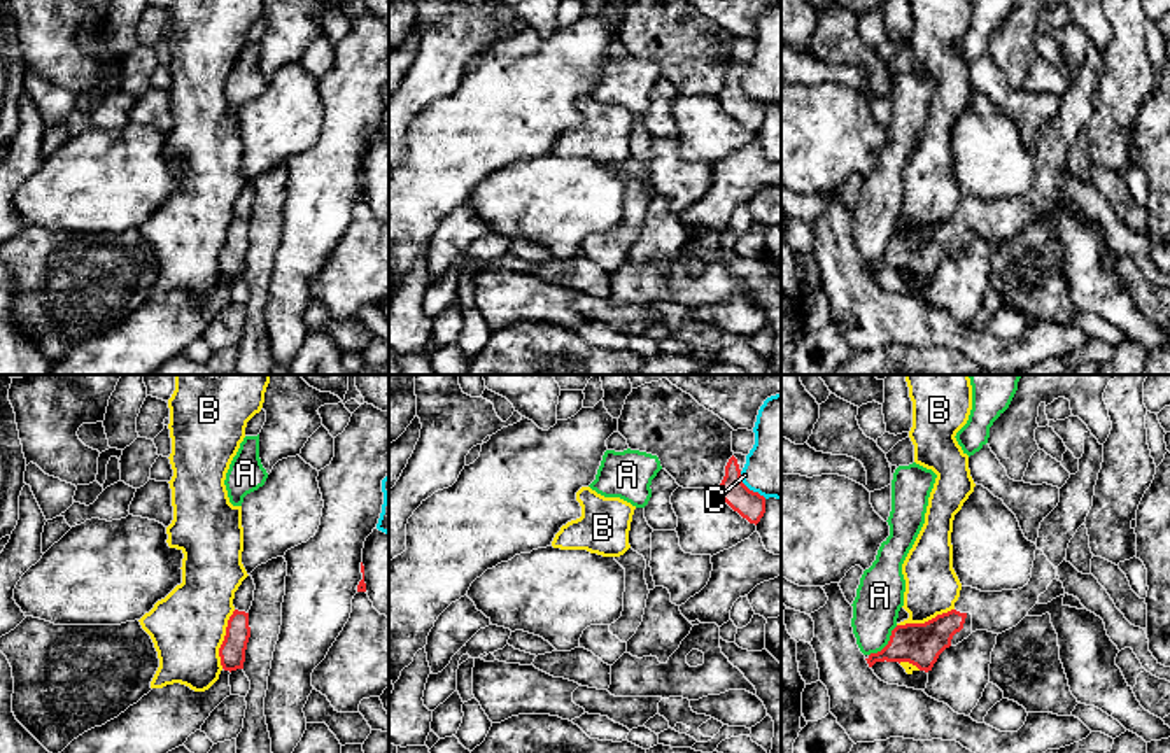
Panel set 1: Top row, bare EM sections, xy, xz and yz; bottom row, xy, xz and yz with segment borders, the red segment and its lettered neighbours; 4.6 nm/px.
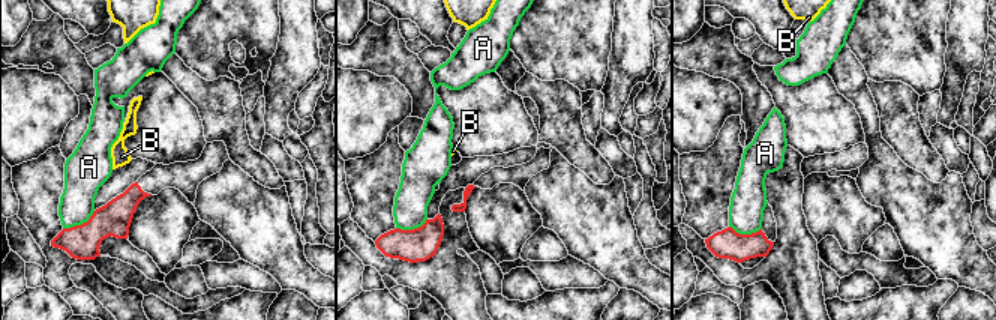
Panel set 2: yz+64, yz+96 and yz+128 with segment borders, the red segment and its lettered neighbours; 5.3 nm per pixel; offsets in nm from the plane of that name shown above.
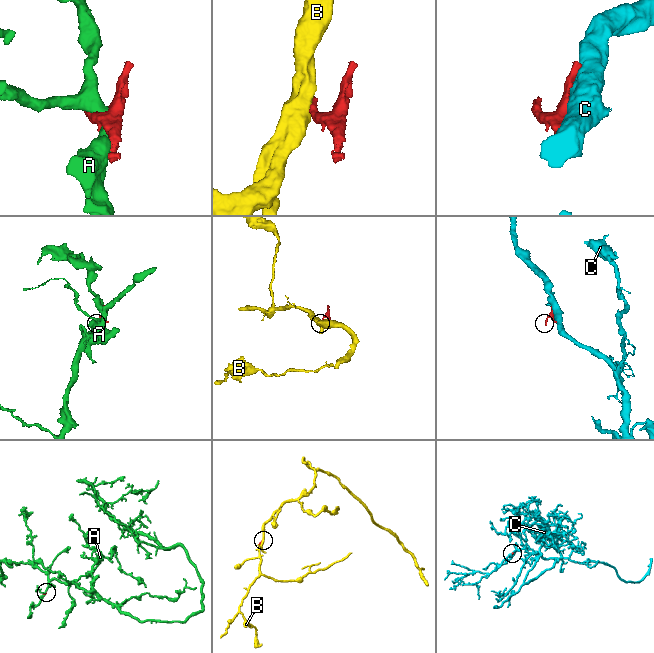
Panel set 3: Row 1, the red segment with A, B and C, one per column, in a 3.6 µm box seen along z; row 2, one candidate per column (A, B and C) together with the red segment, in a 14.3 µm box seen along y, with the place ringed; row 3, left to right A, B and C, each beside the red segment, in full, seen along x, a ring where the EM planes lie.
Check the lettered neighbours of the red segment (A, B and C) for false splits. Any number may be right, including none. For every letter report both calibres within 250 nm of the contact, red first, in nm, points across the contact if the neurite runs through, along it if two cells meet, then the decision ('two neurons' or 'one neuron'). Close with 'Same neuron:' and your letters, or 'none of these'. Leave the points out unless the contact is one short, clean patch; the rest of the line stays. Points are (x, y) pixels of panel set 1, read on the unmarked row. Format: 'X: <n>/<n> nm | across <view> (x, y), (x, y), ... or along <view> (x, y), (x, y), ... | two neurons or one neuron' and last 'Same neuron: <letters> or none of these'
A: 190/220 nm | two neurons
B: 120/340 nm | along xy (235, 218), (219, 256), (221, 275) | two neurons
C: 130/300 nm | two neurons
Same neuron: none of these

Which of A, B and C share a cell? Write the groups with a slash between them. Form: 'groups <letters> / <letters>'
groups A / B / C

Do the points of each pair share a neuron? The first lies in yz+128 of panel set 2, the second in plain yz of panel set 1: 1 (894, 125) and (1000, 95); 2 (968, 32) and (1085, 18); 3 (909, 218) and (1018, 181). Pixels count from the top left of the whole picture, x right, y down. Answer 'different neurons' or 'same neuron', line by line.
1: same neuron
2: different neurons
3: different neurons

